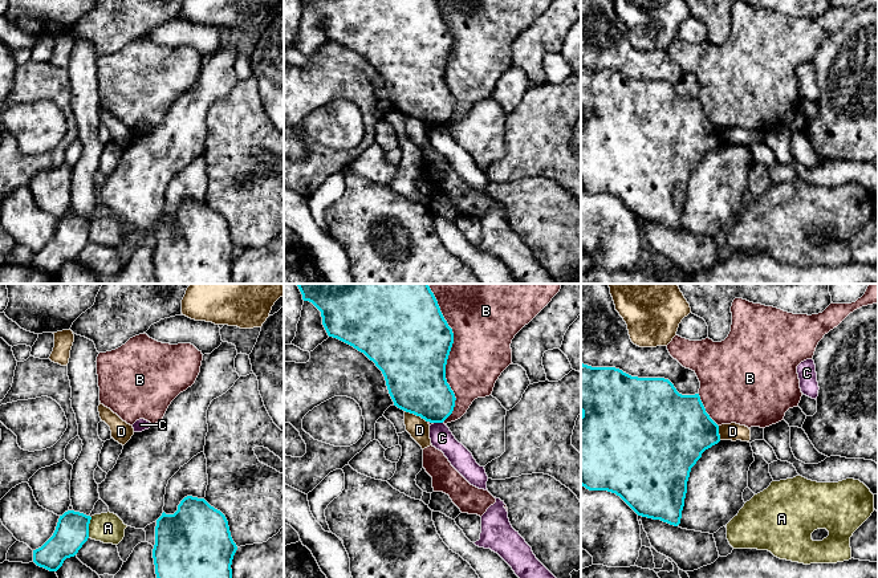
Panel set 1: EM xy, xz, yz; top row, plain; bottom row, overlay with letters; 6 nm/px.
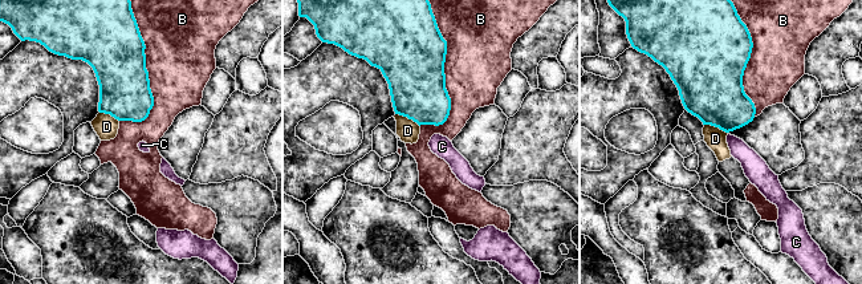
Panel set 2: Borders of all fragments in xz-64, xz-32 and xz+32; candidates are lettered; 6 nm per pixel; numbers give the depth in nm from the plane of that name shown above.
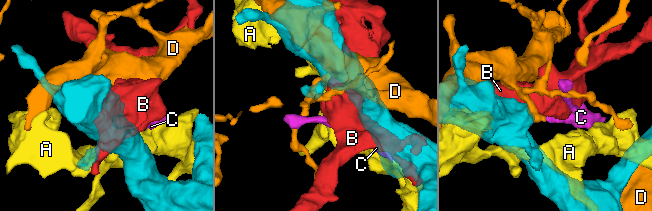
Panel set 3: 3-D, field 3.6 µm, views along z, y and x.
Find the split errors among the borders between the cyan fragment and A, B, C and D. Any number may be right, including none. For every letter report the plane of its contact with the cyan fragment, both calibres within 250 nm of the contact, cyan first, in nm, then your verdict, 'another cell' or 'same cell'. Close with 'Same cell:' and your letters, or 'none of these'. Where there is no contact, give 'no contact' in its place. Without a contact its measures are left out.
A: xy | 200/190 nm | another cell
B: xz | 500/360 nm | another cell
C: xz | 340/140 nm | another cell
D: xz | 360/130 nm | another cell
Same cell: none of these

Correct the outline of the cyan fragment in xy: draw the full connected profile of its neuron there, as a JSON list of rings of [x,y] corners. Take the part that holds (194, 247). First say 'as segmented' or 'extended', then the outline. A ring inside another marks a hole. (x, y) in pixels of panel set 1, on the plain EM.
as segmented | [[[184,200],[174,217],[157,223],[153,261],[158,284],[232,284],[232,262],[237,253],[225,219],[204,202]]]

